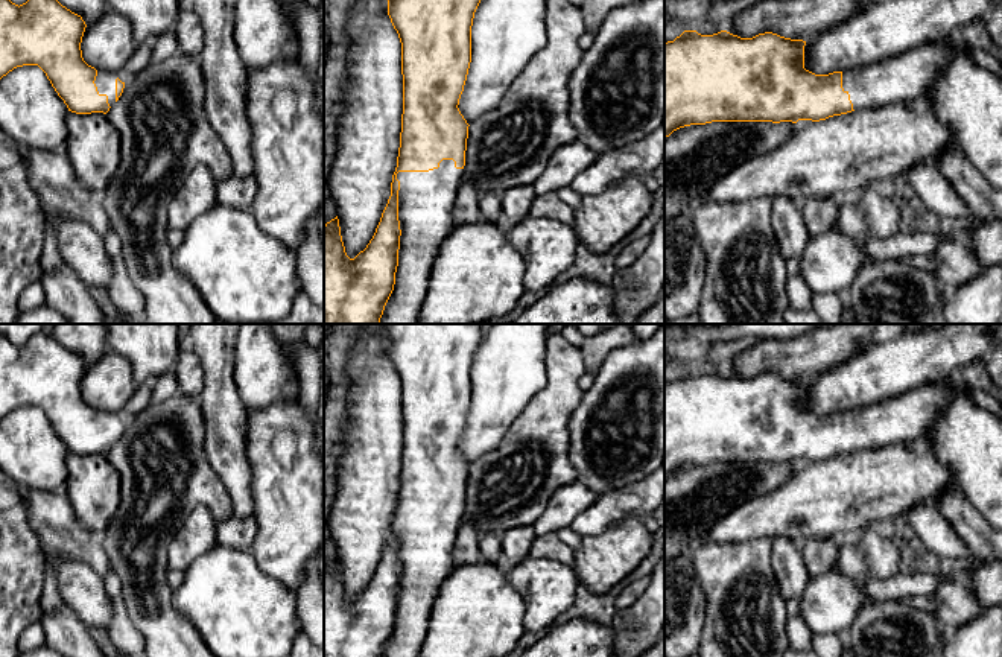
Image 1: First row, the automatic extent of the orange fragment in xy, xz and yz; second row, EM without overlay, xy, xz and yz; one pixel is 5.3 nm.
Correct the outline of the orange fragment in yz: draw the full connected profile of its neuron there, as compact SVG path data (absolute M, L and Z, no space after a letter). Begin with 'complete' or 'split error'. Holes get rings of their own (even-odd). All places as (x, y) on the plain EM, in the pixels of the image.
split error | M684 371L674 382L664 383L664 479L690 465L712 462L820 462L851 452L909 443L924 436L952 398L947 389L924 385L867 408L815 415L804 409L804 386L806 382L803 380L791 380L772 373L740 379L727 371L713 376Z

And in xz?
split error | M379 324L379 325L385 332L385 338L388 341L388 356L401 383L403 455L397 508L392 516L391 537L382 554L376 573L369 584L366 586L366 589L360 592L354 599L350 599L345 593L338 557L324 566L324 657L420 657L423 643L426 640L429 617L435 598L439 592L442 581L452 573L455 567L452 554L456 541L456 532L462 523L465 506L465 491L470 465L461 455L458 446L461 435L464 432L464 426L471 403L471 367L474 353L484 336L480 324Z

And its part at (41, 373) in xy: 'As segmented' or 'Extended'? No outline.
Extended

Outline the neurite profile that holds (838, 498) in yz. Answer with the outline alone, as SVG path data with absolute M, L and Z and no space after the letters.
M924 436L820 462L798 461L794 474L782 487L753 497L718 519L706 532L704 543L786 537L801 548L818 537L845 540L880 520L906 514L915 505L931 503L952 485L952 471L935 458L932 444Z

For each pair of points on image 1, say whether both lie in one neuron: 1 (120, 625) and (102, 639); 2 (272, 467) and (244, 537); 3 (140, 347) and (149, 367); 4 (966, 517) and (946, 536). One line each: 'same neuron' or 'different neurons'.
1: different neurons
2: different neurons
3: same neuron
4: different neurons

